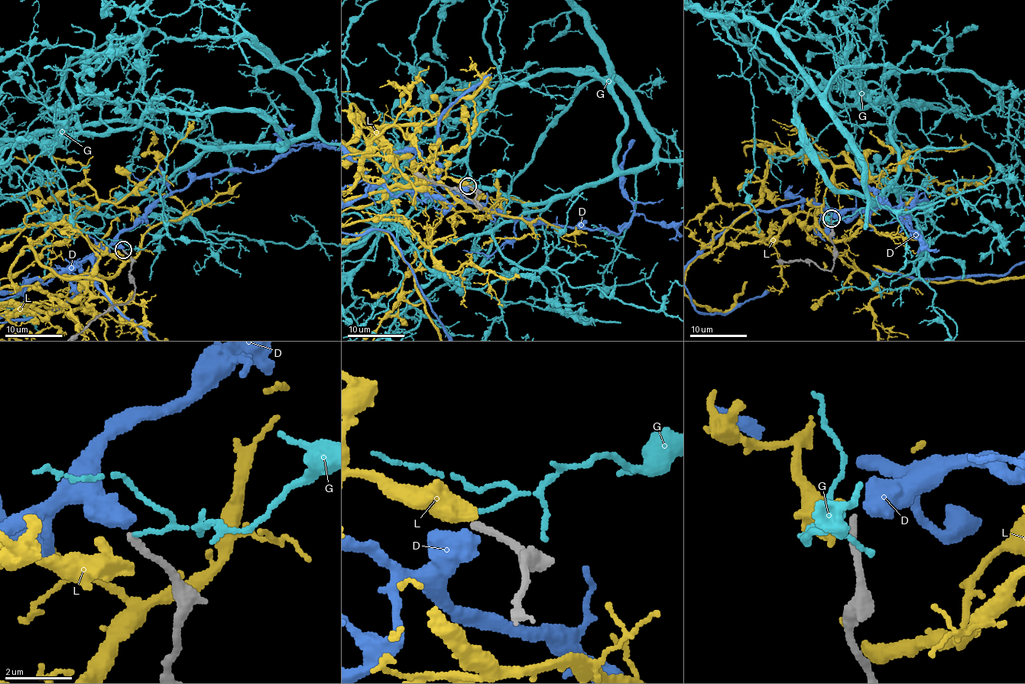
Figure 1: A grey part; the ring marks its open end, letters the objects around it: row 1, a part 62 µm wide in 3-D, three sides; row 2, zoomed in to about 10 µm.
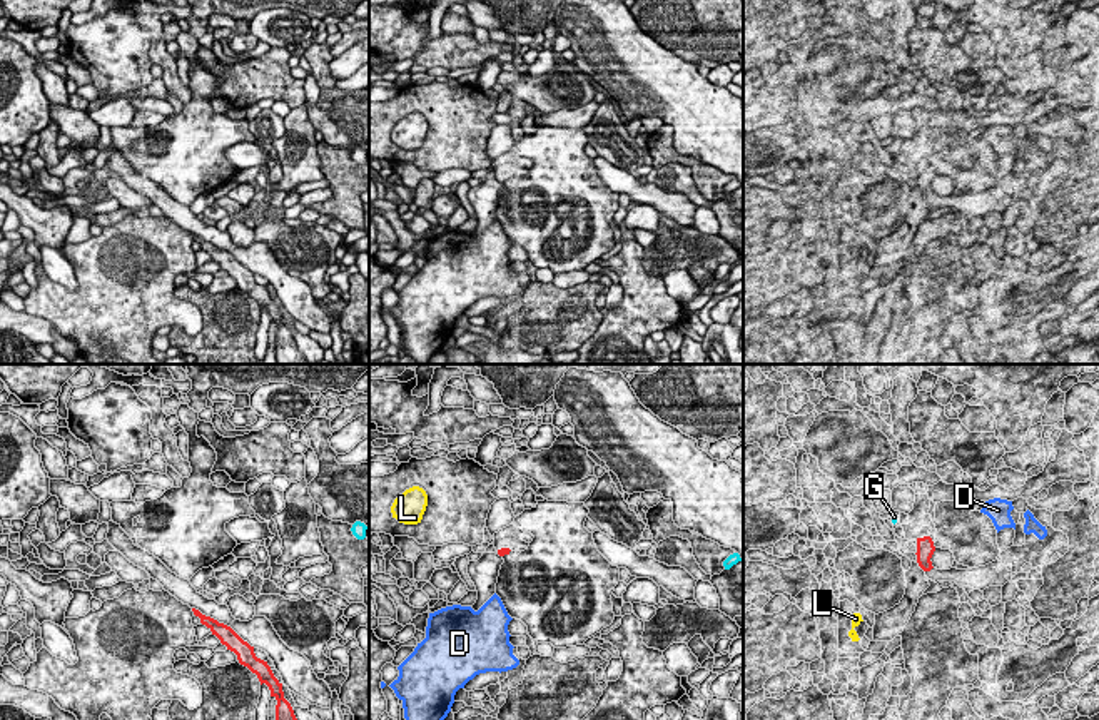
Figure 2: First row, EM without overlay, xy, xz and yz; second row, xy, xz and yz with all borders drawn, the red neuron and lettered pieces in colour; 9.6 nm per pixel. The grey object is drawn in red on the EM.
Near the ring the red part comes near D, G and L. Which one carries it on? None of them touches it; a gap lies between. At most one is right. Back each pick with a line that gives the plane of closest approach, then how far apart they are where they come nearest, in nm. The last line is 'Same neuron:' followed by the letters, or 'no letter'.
Same neuron: no letter

